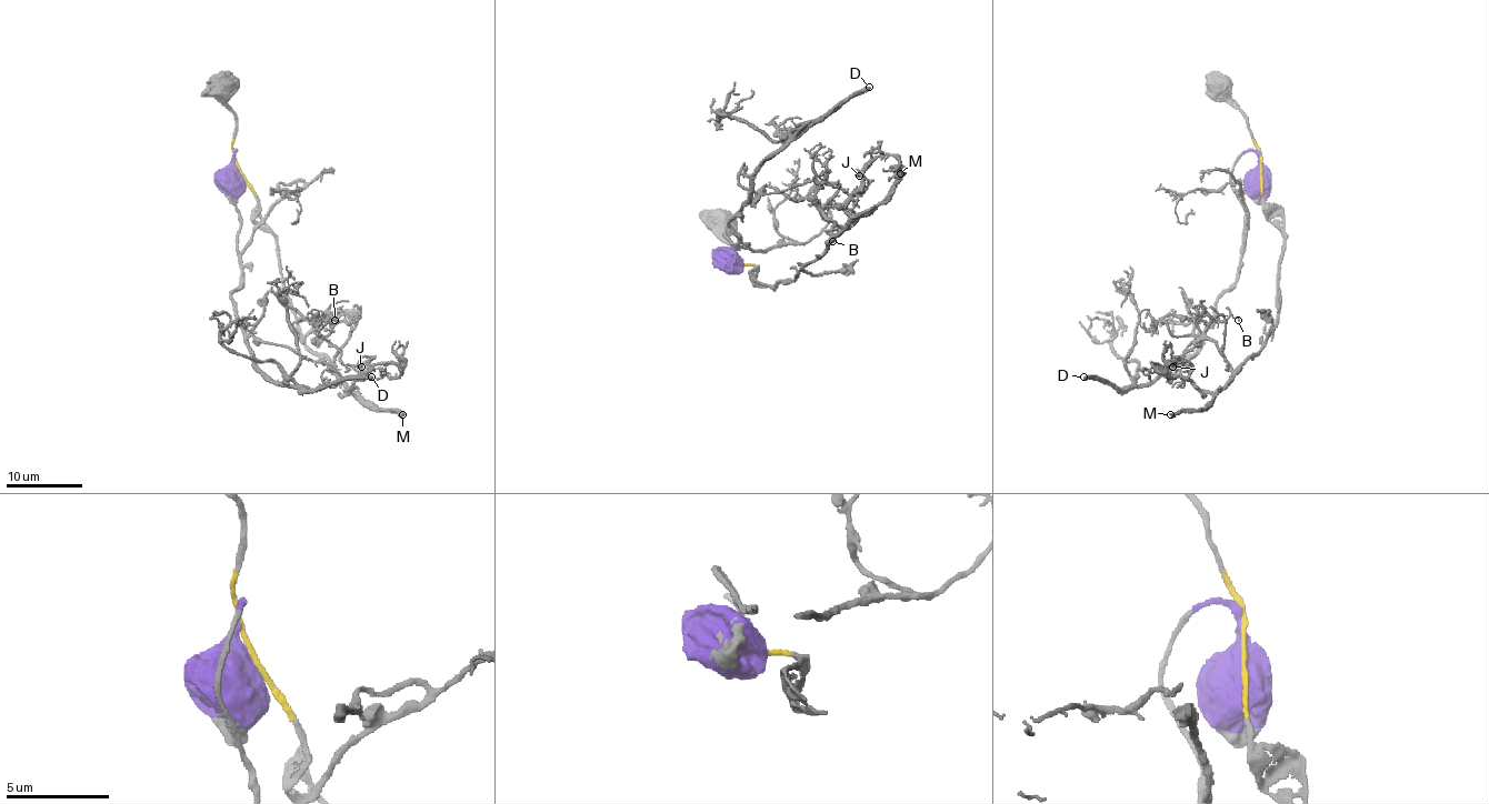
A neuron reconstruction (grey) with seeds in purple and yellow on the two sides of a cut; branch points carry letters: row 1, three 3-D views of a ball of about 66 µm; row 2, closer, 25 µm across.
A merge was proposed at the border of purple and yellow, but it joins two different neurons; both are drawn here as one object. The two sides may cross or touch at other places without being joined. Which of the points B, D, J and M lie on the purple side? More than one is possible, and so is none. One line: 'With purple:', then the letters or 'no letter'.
With purple: D

